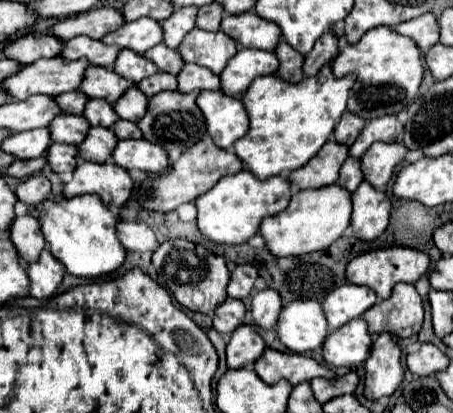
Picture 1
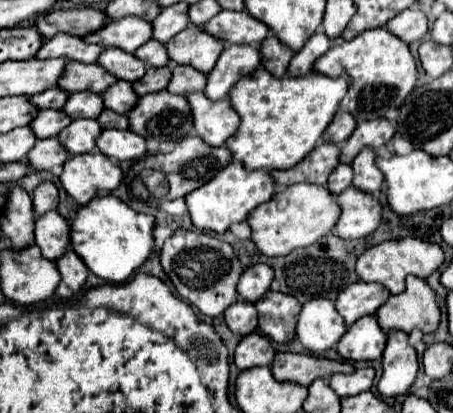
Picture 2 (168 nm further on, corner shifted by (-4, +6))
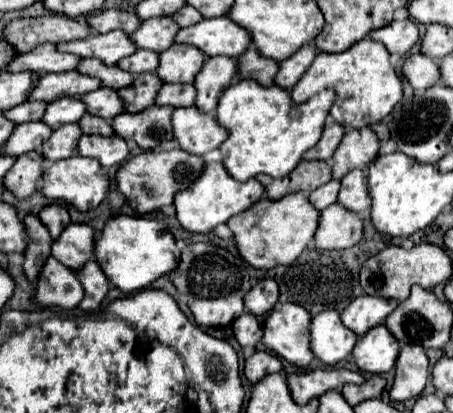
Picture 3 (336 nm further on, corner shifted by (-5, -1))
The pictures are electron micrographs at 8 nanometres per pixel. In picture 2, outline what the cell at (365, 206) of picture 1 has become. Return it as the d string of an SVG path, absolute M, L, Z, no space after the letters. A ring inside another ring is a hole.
M347 187L337 195L341 217L335 225L335 235L341 239L359 239L371 235L383 221L383 205L369 193Z

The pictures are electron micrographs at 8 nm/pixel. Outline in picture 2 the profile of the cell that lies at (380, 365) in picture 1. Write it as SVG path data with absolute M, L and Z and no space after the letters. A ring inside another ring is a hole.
M403 331L389 333L381 365L383 365L383 375L377 383L377 391L383 397L397 397L407 393L419 369L417 353L407 343L407 333Z

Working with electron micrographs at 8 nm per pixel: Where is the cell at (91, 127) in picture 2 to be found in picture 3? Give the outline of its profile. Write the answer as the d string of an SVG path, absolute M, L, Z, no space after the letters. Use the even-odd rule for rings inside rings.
M64 124L52 132L52 136L42 144L42 158L46 162L64 160L76 154L76 144L80 138L80 128L76 124Z

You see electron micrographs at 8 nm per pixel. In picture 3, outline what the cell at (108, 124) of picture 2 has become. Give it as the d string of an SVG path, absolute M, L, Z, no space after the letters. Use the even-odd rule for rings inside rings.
M86 114L80 118L78 122L80 130L84 134L100 134L100 136L112 136L112 126L106 122L106 120L100 120L98 116L92 116L92 114Z

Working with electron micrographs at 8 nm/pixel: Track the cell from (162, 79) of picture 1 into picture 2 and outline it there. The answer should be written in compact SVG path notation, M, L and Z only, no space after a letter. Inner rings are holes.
M149 67L147 73L139 81L133 83L133 89L141 97L147 93L165 89L169 85L169 81L171 81L171 69L169 67Z

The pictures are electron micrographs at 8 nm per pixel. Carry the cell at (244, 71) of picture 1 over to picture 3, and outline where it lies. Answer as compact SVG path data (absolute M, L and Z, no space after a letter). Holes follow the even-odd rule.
M216 56L204 62L202 70L196 74L194 106L204 114L214 114L216 100L228 84L236 82L236 60L226 56Z

